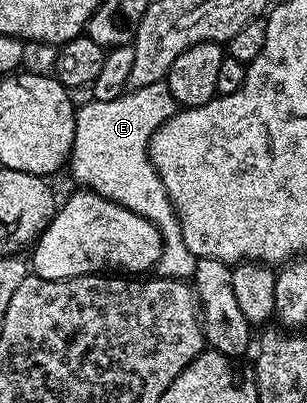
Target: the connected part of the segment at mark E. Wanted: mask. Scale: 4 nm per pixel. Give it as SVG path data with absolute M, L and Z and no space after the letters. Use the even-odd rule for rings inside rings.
M162 80L155 84L147 84L143 88L126 90L115 100L95 102L86 101L85 107L77 110L77 123L75 124L75 140L73 150L69 154L68 169L73 169L73 178L81 188L88 188L94 194L103 196L139 216L143 216L161 234L163 252L159 256L155 267L156 273L163 278L192 279L197 259L183 242L183 232L177 219L175 208L167 196L167 188L163 188L163 180L158 176L157 170L149 159L149 141L154 132L165 123L165 119L177 113L177 101L171 96L168 81Z

